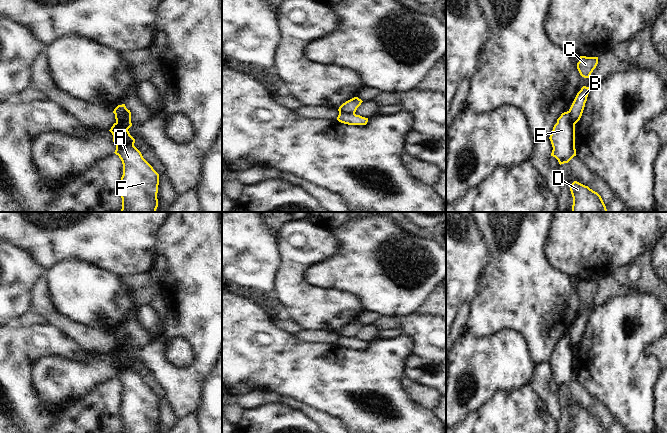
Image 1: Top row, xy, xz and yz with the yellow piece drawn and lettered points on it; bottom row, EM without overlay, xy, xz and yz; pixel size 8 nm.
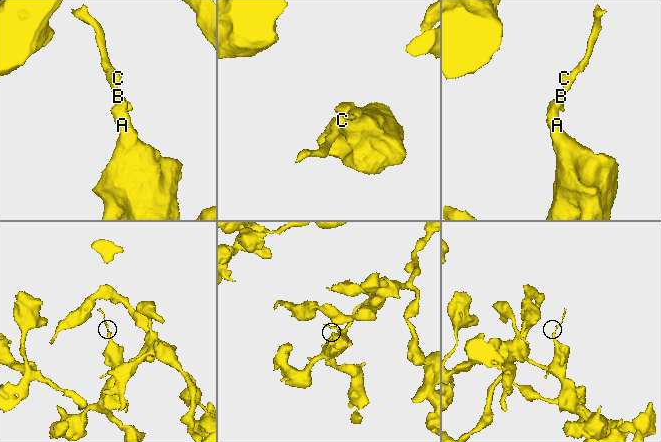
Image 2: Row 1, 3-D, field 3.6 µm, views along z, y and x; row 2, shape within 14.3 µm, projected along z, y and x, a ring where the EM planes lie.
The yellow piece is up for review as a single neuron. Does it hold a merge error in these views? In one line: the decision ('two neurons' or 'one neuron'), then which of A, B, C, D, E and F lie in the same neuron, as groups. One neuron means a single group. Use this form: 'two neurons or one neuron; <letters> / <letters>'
two neurons; A D E F / B C

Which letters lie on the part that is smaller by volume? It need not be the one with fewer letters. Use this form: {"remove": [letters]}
{"remove": ["B", "C"]}

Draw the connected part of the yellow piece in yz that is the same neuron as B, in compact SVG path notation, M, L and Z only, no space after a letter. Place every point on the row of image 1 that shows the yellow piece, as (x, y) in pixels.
M583 86L581 88L581 90L577 93L577 95L569 109L569 111L573 117L574 124L576 124L582 116L590 88L591 87Z

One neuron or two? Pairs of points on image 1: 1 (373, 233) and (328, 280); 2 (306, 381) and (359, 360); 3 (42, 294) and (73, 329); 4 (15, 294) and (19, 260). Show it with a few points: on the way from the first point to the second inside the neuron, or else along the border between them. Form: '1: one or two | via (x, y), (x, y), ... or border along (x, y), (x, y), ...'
1: one | via (363, 245), (340, 268)
2: one | via (319, 377), (342, 377), (346, 373)
3: one | via (42, 304), (63, 324)
4: one | via (15, 286), (15, 268)

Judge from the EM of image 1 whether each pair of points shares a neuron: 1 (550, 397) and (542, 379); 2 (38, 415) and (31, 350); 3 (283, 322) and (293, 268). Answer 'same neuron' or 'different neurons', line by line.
1: same neuron
2: same neuron
3: different neurons

